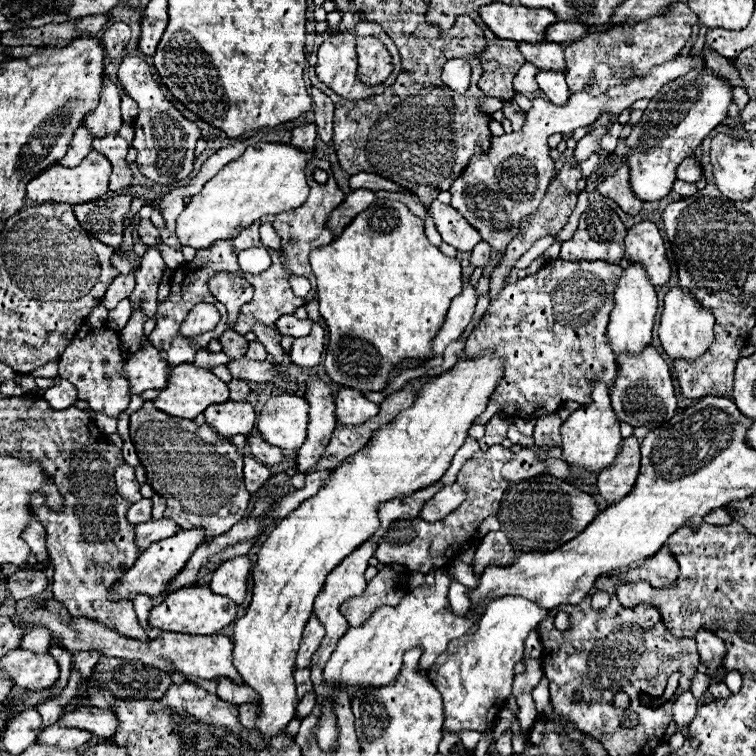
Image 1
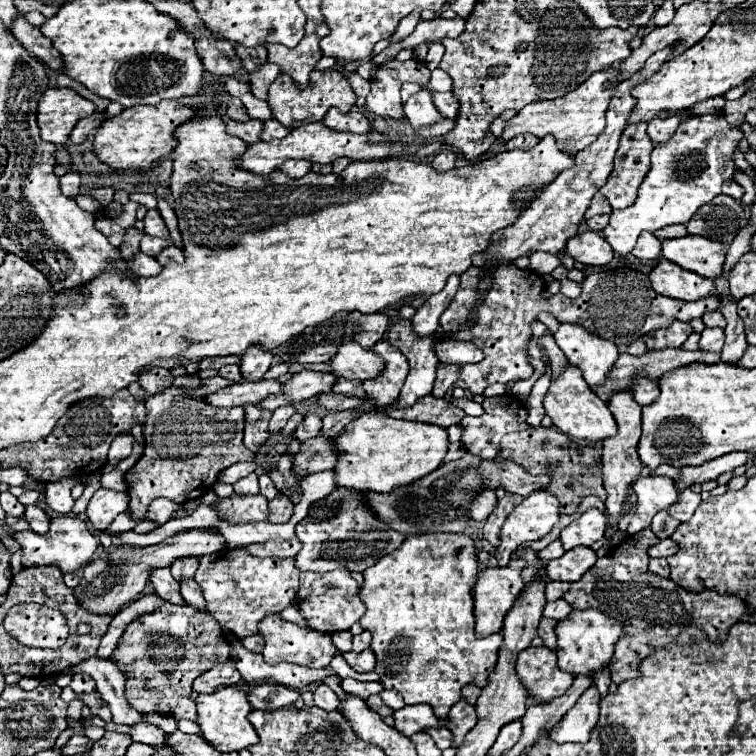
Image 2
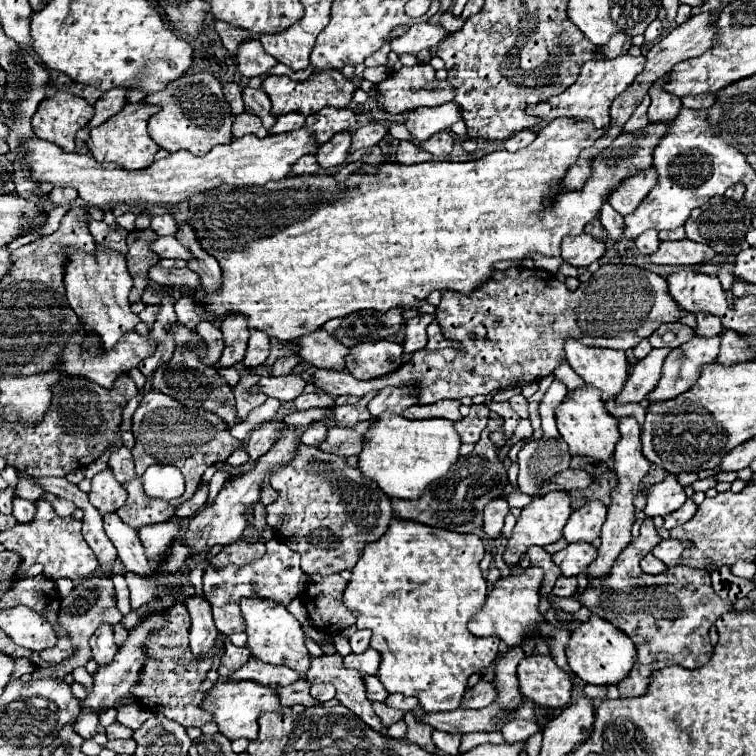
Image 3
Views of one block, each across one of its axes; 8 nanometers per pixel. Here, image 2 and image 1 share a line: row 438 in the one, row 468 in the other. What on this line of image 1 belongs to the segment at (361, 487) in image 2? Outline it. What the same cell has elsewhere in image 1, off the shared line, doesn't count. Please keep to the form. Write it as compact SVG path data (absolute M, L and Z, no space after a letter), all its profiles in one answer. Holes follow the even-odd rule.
M492 350L480 356L464 356L458 364L450 370L442 372L442 376L426 382L414 400L414 404L402 410L388 426L378 428L370 442L342 462L330 478L320 486L318 494L304 500L296 510L292 510L278 526L268 534L266 542L262 544L258 558L252 568L254 578L254 596L252 604L248 606L246 614L234 626L234 666L240 672L242 680L260 694L260 714L256 718L256 728L266 738L282 734L286 722L296 714L298 698L296 698L296 684L294 684L294 654L298 652L304 626L312 614L314 598L322 590L326 576L356 548L372 538L378 530L378 506L414 494L416 490L424 490L438 482L442 474L448 470L456 450L464 444L470 426L474 420L486 410L490 396L498 388L504 376L506 358L494 354Z

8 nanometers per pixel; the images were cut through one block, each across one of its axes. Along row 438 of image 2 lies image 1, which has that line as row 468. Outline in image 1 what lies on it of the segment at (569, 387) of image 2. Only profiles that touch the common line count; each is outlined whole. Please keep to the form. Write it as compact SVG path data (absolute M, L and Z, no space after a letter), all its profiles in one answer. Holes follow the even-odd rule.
M592 382L592 402L582 404L578 412L572 412L564 424L562 424L562 444L566 462L576 468L584 468L590 472L598 472L608 468L620 450L620 420L616 418L612 404L610 404L610 392L604 382Z

